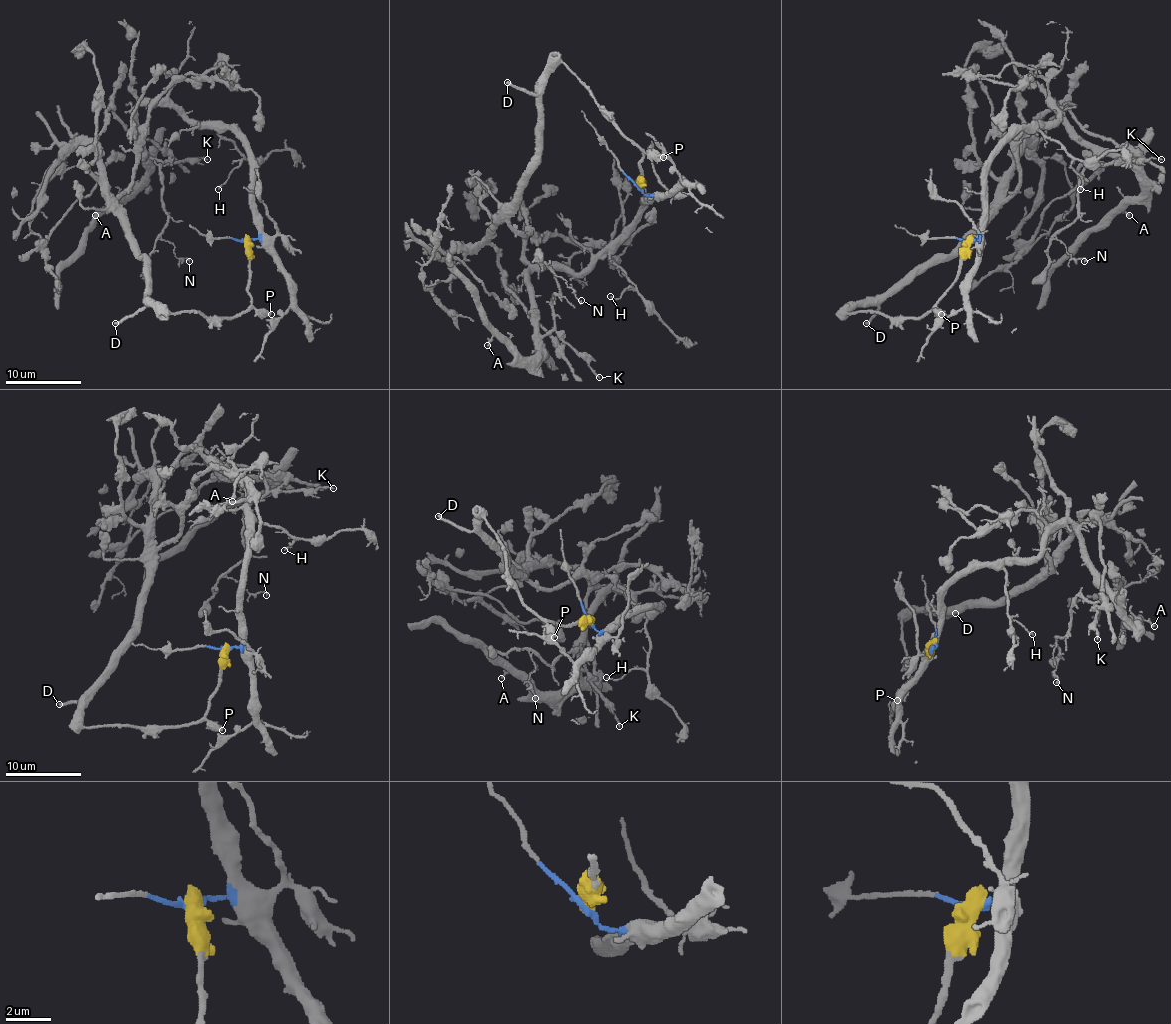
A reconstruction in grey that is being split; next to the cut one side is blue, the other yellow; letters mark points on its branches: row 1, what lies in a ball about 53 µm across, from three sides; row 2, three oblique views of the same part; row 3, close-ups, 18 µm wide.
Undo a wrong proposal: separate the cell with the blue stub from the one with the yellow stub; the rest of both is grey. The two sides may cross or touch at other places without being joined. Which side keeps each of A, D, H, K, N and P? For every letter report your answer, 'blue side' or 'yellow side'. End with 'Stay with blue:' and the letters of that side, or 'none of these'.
A: blue side
D: yellow side
H: blue side
K: blue side
N: blue side
P: yellow side
Stay with blue: A, H, K, N

